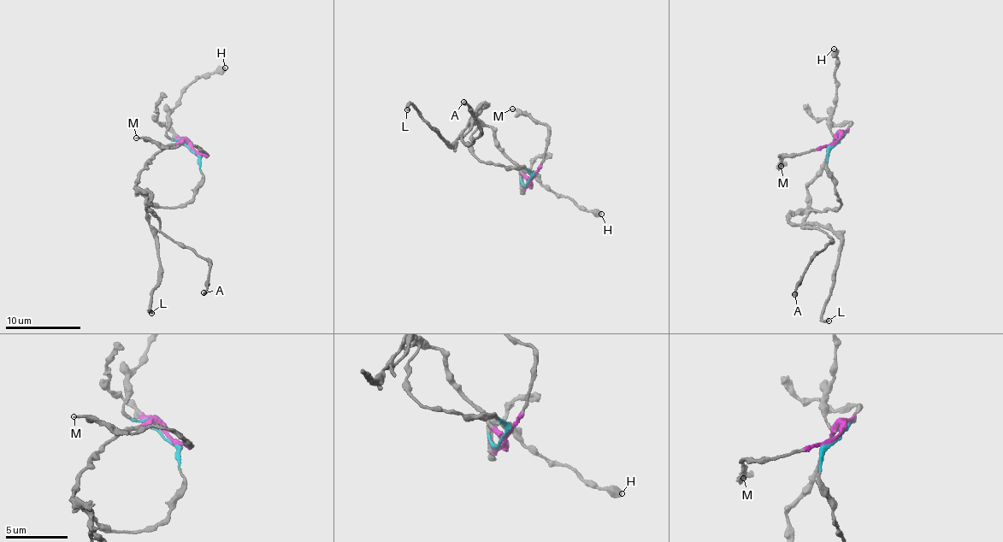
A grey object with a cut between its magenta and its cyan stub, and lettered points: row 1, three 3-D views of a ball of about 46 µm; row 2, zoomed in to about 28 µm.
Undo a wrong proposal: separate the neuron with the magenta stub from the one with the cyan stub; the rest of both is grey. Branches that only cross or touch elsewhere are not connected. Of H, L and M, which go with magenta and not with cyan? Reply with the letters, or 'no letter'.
L, M

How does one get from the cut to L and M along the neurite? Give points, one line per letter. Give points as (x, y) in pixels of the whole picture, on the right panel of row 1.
L: (837, 142), (838, 134), (808, 187), (808, 208), (789, 215), (840, 241), (821, 318), (828, 321)
M: (837, 142), (820, 145), (810, 152), (780, 156), (780, 165), (783, 164), (781, 167)

